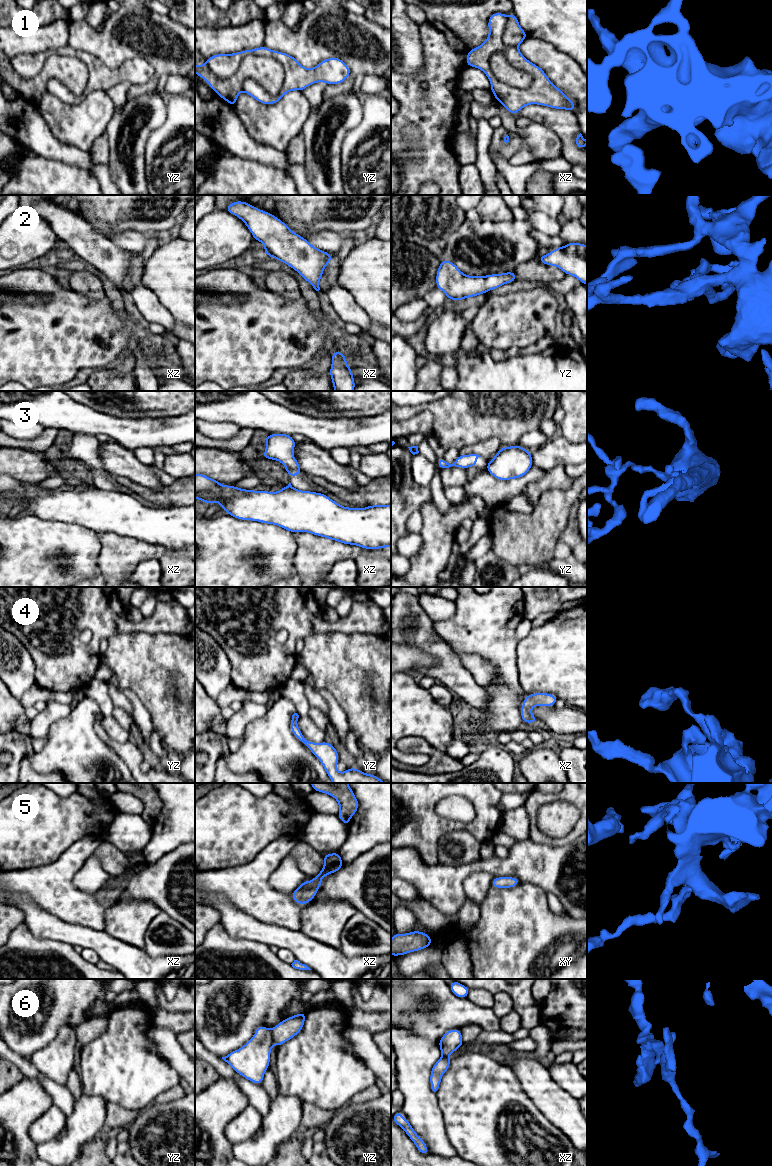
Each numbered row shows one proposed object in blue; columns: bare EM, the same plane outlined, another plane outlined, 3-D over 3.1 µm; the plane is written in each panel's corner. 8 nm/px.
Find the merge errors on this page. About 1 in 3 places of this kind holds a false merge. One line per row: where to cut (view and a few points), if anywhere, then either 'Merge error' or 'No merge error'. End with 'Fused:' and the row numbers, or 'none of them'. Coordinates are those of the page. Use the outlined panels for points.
1: Split along yz (205, 64), (228, 78), (246, 56), (272, 56), (285, 77). Merge error
2: No split. No merge error
3: Split along xz (288, 485), (291, 487). Merge error
4: No split. No merge error
5: No split. No merge error
6: Split along yz (271, 1030), (272, 1042). Merge error
Fused: 1, 3, 6

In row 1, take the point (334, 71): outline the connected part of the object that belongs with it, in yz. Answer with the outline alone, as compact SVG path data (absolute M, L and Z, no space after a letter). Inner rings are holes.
M266 46L253 50L243 50L232 54L215 54L207 58L207 66L219 79L232 77L241 67L244 58L248 55L273 57L279 61L285 71L285 78L279 93L270 95L265 89L251 78L247 78L242 90L265 105L272 105L280 101L283 96L293 90L303 91L308 86L324 82L337 85L344 82L351 74L350 68L337 57L331 57L321 61L316 67L307 69L298 60L284 52L270 50Z

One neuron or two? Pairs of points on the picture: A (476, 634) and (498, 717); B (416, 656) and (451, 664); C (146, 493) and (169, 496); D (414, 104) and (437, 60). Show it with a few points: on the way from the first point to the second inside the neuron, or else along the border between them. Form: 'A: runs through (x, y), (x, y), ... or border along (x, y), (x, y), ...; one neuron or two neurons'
A: runs through (497, 655), (507, 670), (509, 686), (505, 696); one neuron
B: border along (437, 659), (431, 665), (417, 666), (414, 669); two neurons
C: runs through (152, 495), (163, 496); one neuron
D: runs through (426, 95), (437, 84), (437, 72); one neuron

